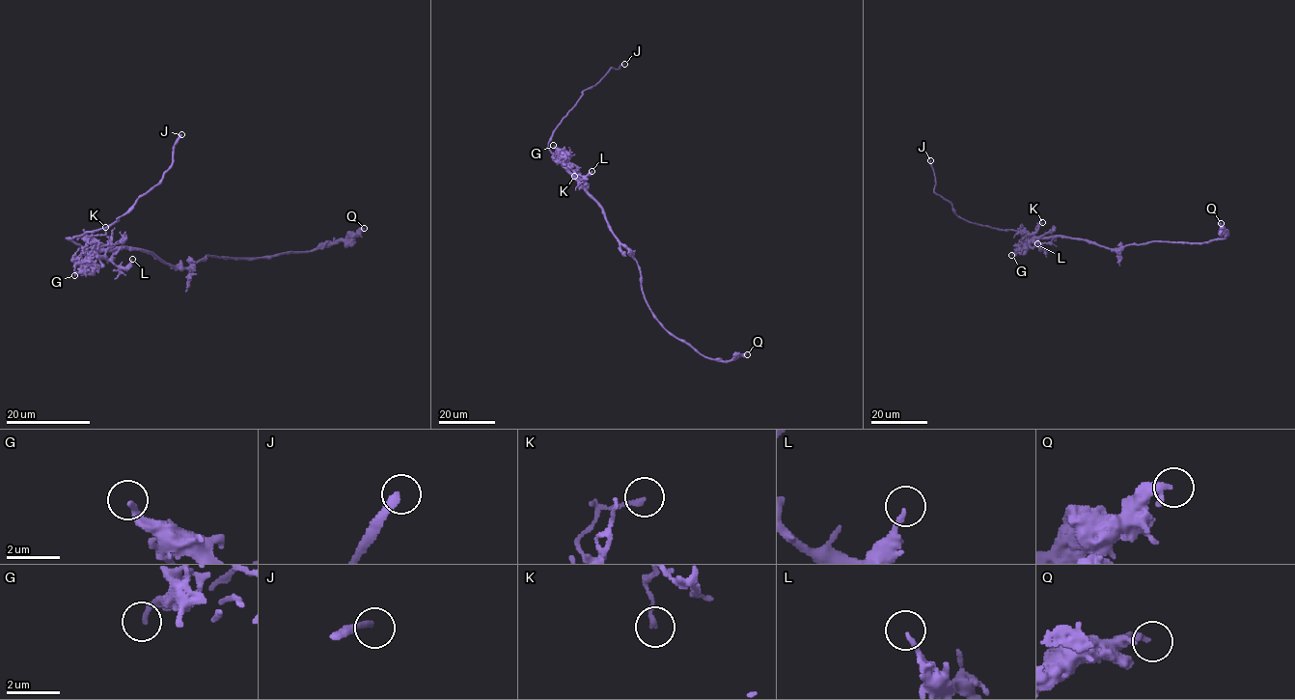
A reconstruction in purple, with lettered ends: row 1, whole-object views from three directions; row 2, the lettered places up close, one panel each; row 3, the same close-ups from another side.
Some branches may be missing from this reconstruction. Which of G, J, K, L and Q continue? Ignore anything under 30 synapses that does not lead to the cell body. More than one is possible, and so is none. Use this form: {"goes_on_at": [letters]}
{"goes_on_at": ["J"]}

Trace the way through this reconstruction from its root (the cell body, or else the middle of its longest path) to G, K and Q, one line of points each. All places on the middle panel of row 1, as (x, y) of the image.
G: (604, 211), (568, 170), (564, 154), (553, 145)
K: (604, 211), (568, 170), (569, 164), (576, 168), (574, 176)
Q: (604, 211), (609, 230), (636, 261), (643, 296), (658, 322), (706, 357), (729, 361), (747, 354)

